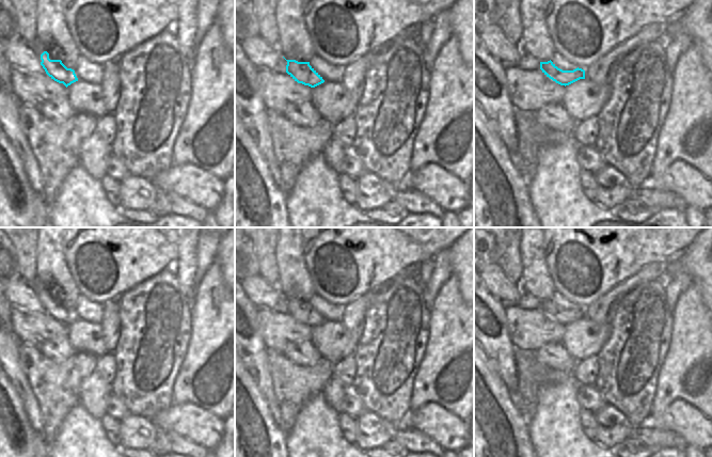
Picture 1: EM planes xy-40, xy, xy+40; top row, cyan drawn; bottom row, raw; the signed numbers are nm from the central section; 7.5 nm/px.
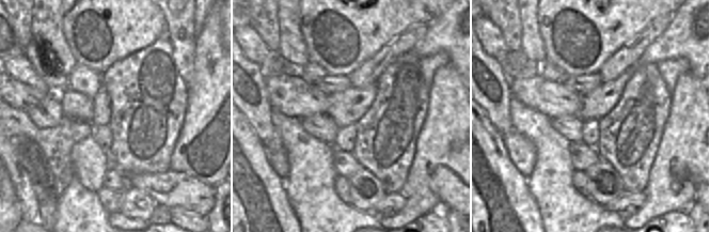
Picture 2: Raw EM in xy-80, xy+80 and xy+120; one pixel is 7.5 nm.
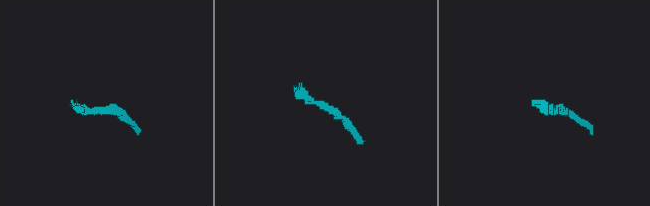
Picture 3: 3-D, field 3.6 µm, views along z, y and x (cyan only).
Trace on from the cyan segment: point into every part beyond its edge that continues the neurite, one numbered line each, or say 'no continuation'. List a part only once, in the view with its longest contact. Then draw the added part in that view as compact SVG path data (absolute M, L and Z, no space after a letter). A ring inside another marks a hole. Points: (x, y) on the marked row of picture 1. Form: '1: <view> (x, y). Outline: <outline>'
1: xy-40 (38, 49). Outline: M35 41L34 43L32 43L30 46L31 46L31 47L34 49L34 51L36 52L36 57L37 57L38 61L42 62L42 60L41 60L41 54L42 54L44 51L47 51L47 50L44 49L44 48L38 44L37 41Z

